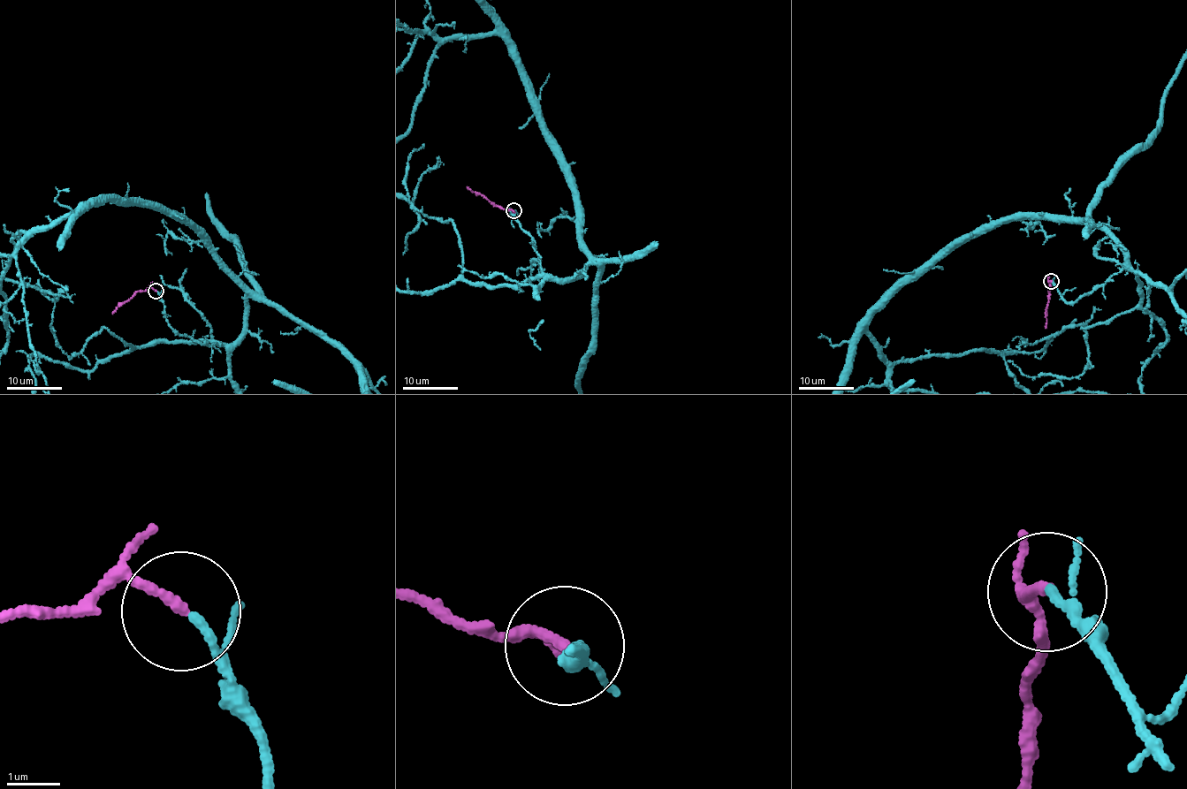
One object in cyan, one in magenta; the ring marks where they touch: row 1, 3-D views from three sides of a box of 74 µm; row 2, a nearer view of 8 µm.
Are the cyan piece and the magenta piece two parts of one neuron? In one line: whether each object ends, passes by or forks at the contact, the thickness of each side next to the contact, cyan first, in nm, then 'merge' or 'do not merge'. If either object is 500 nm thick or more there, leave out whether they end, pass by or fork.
cyan passes by; magenta ends; calibres 100 and 180 nm; merge

